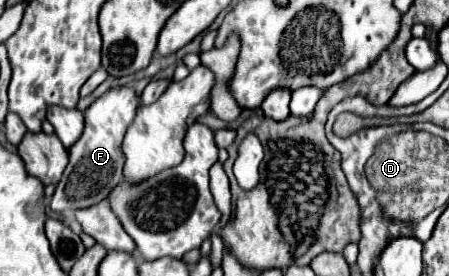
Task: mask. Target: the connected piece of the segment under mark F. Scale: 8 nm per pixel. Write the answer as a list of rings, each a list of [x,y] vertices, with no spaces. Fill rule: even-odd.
[[[113,88],[85,110],[85,130],[81,138],[69,148],[69,164],[51,200],[53,212],[89,208],[105,200],[105,196],[109,196],[109,192],[123,180],[125,156],[121,144],[129,124],[133,124],[137,108],[139,96],[131,88]]]

